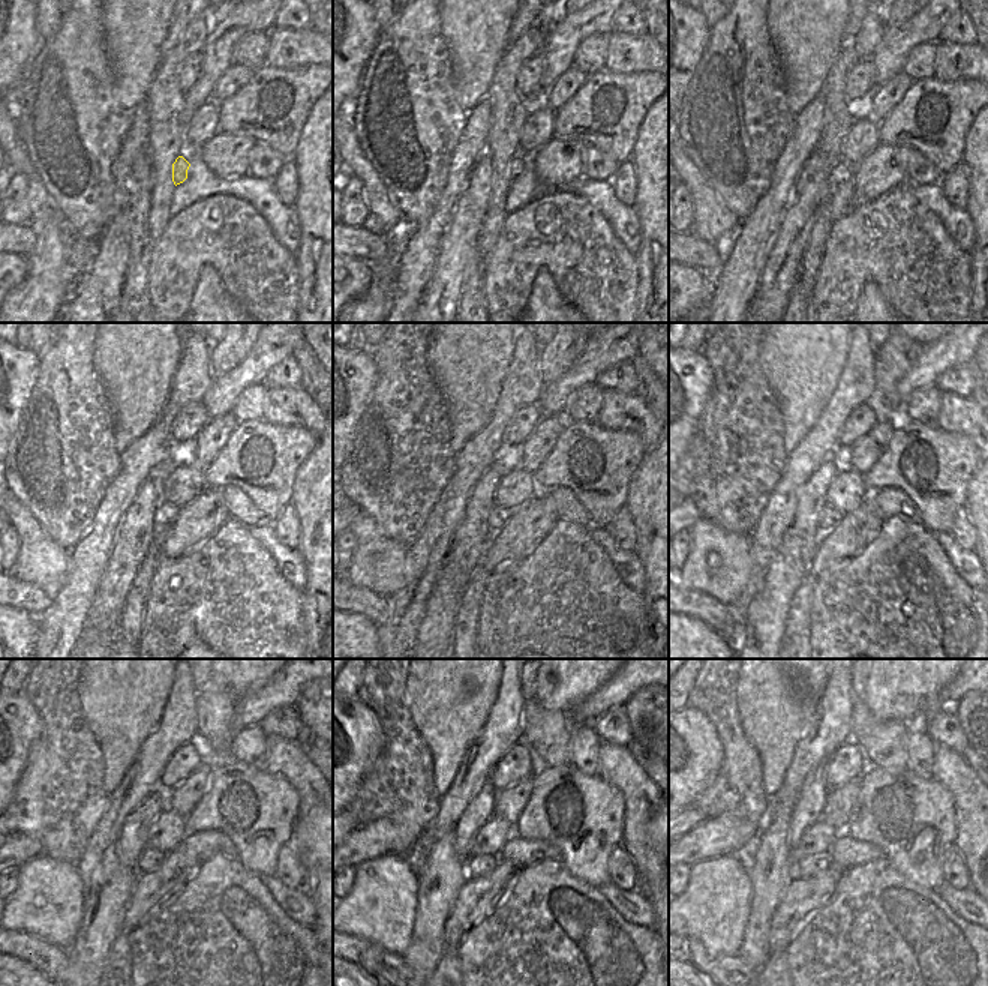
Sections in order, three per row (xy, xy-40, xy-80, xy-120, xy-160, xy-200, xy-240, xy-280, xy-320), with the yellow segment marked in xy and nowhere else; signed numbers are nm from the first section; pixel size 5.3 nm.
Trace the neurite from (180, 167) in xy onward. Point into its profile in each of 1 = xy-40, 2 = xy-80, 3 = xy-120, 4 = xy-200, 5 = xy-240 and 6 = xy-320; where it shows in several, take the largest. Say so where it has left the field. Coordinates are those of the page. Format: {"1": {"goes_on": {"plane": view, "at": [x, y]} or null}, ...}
{"1": {"goes_on": {"plane": "xy-40", "at": [516, 167]}}, "2": {"goes_on": {"plane": "xy-80", "at": [841, 171]}}, "3": {"goes_on": {"plane": "xy-120", "at": [165, 514]}}, "4": {"goes_on": {"plane": "xy-200", "at": [829, 518]}}, "5": {"goes_on": {"plane": "xy-240", "at": [149, 862]}}, "6": {"goes_on": {"plane": "xy-320", "at": [814, 865]}}}

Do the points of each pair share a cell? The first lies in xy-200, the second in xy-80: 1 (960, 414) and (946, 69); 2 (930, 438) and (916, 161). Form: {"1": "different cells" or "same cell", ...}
{"1": "same cell", "2": "different cells"}

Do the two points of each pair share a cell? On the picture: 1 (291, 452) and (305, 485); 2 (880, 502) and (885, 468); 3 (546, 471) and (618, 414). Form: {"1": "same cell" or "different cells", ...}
{"1": "different cells", "2": "different cells", "3": "different cells"}

